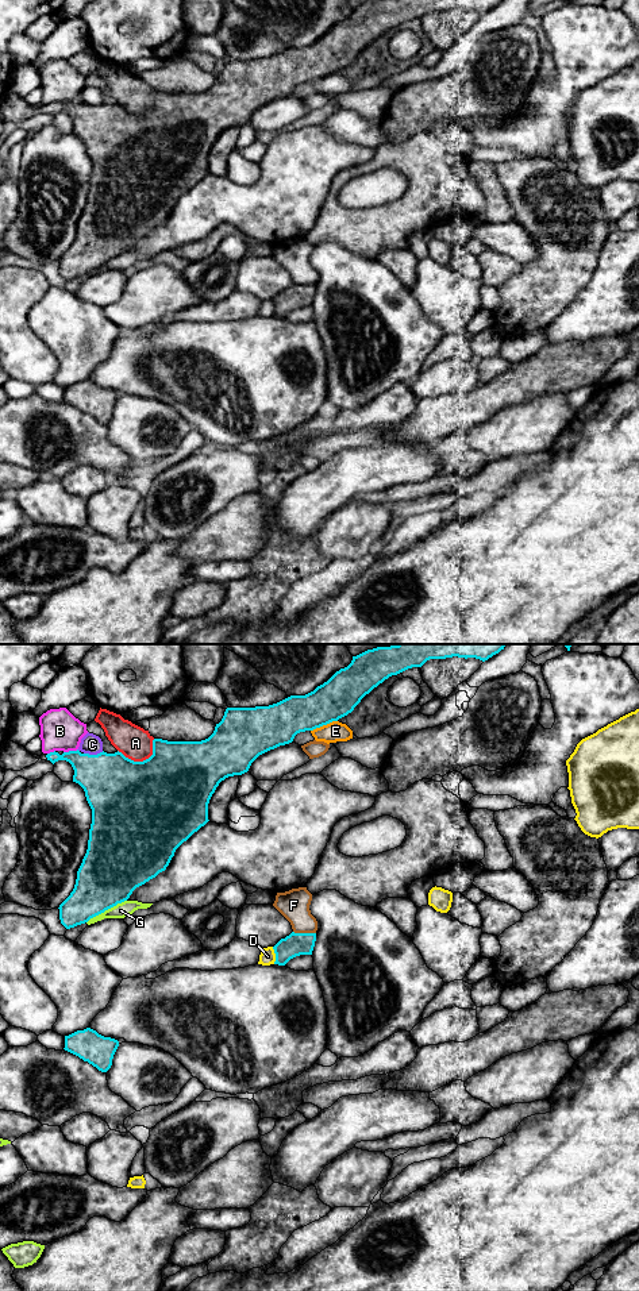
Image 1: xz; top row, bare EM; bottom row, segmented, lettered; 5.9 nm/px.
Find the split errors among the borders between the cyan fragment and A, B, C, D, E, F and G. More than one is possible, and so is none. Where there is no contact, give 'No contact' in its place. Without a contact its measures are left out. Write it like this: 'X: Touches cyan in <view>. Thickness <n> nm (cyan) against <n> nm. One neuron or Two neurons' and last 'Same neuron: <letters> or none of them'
A: Touches cyan in xz. Thickness 500 nm (cyan) against 200 nm. Two neurons
B: Touches cyan in xz. Thickness 280 nm (cyan) against 240 nm. Two neurons
C: Touches cyan in xz. Thickness 380 nm (cyan) against 120 nm. Two neurons
D: Touches cyan in xz. Thickness 140 nm (cyan) against 90 nm. Two neurons
E: Touches cyan in xz. Thickness 240 nm (cyan) against 120 nm. Two neurons
F: Touches cyan in xz. Thickness 140 nm (cyan) against 180 nm. Two neurons
G: Touches cyan in xz. Thickness 360 nm (cyan) against 90 nm. Two neurons
Same neuron: none of them

